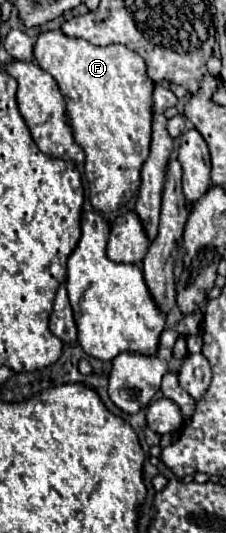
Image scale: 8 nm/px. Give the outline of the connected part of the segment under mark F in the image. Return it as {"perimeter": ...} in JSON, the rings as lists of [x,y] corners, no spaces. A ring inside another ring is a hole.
{"perimeter":[[[45,31],[37,37],[33,47],[33,61],[39,63],[55,81],[65,99],[67,121],[73,139],[85,151],[85,177],[89,181],[91,205],[101,213],[121,209],[139,189],[139,169],[149,155],[151,117],[153,117],[153,81],[145,73],[145,61],[125,45],[97,47],[85,39],[67,37],[63,31]]]}

